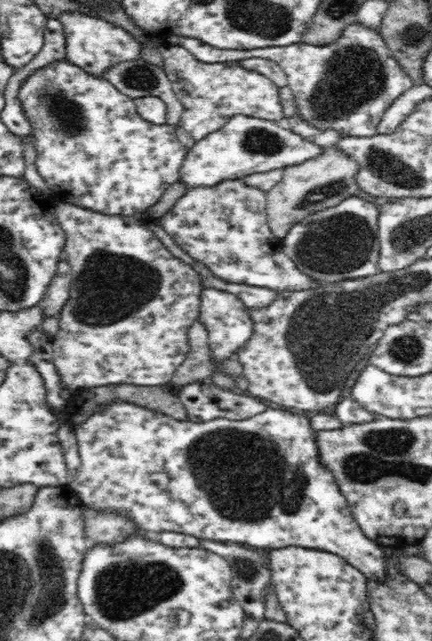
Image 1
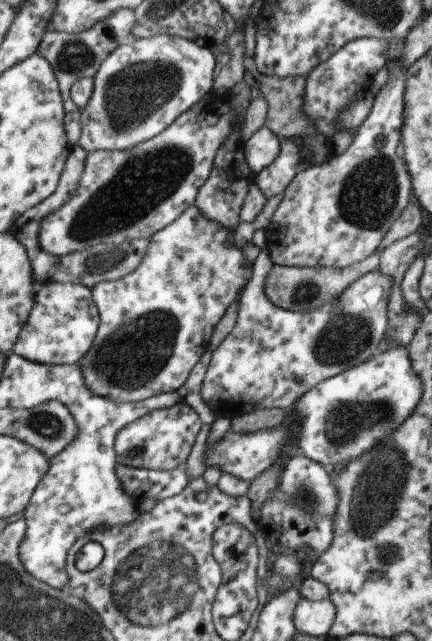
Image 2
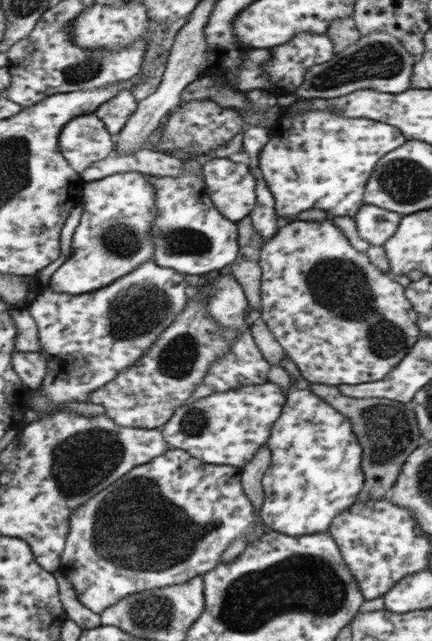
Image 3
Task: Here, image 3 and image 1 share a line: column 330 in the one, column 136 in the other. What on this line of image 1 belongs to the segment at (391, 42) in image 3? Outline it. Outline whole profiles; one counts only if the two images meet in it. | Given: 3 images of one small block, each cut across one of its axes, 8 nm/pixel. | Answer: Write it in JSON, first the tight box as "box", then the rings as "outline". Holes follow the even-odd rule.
{"box":[102,56,184,126],"outline":[[[140,56],[136,60],[124,60],[110,66],[102,76],[119,92],[134,100],[143,97],[160,98],[166,105],[165,117],[169,125],[176,126],[180,120],[184,107],[173,92],[173,84],[162,67],[150,64]]]}

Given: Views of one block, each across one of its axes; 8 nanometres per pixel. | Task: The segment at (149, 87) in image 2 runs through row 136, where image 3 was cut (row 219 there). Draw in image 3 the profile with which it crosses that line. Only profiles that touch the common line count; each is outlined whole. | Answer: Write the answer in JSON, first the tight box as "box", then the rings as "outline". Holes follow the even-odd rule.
{"box":[47,171,154,295],"outline":[[[133,171],[115,173],[84,183],[80,219],[74,228],[70,242],[72,255],[63,261],[50,276],[47,286],[53,292],[70,295],[88,293],[110,285],[114,280],[130,273],[139,264],[152,260],[154,250],[149,232],[154,223],[154,191],[150,182],[151,178],[149,174]]]}

